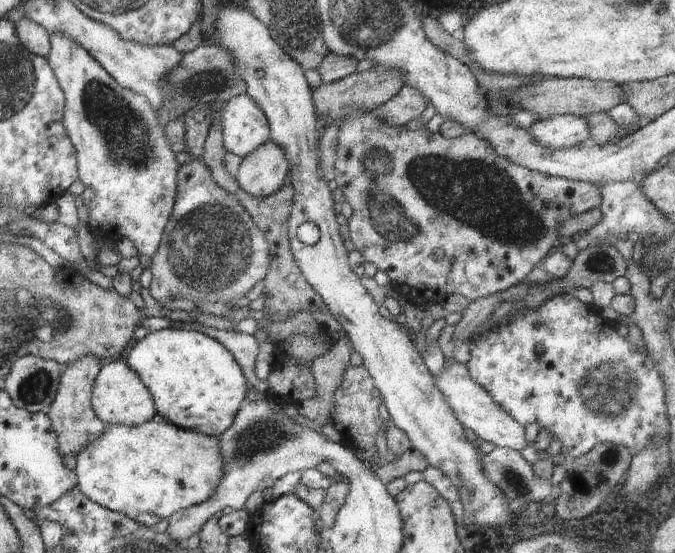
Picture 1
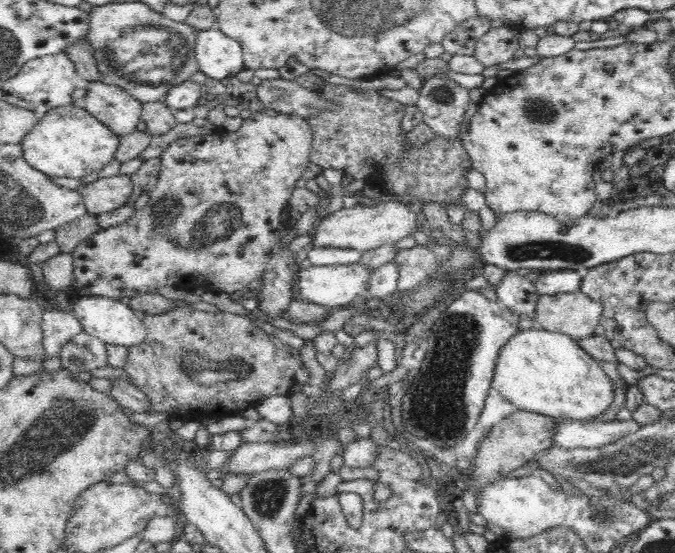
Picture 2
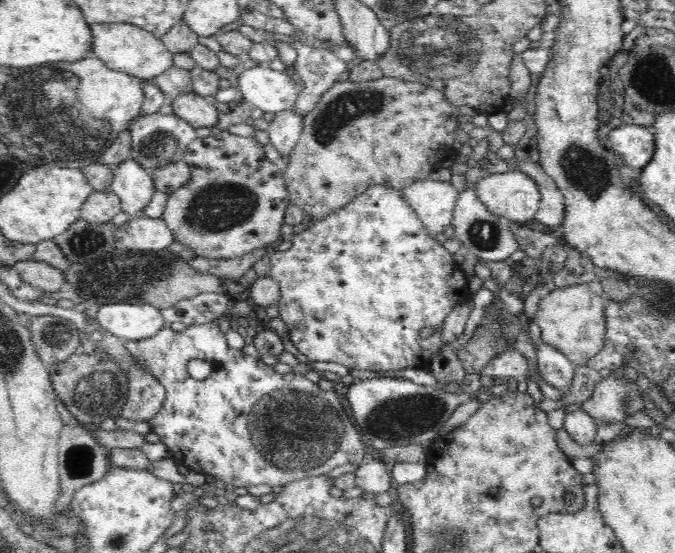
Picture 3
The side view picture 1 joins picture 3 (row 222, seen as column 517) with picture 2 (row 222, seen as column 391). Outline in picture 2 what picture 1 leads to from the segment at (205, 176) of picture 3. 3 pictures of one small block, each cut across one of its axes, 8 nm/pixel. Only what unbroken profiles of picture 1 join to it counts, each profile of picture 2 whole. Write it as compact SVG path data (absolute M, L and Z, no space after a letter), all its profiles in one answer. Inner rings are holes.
M270 108L253 113L245 120L243 126L237 132L221 134L208 134L205 136L192 136L180 138L172 142L170 147L162 154L161 170L157 186L150 192L150 200L147 207L135 212L131 219L118 226L111 226L102 229L96 234L90 235L86 240L79 242L78 246L71 252L74 260L74 286L80 297L108 297L126 301L132 296L140 294L156 293L162 286L184 286L184 284L202 284L200 286L212 286L226 293L234 293L236 290L247 289L248 284L255 280L263 279L263 284L259 289L258 309L272 318L286 317L289 304L292 302L293 279L297 276L293 272L295 262L298 262L299 254L292 254L288 246L283 249L278 248L280 240L280 230L284 229L283 211L290 204L290 198L296 188L296 182L302 178L302 174L309 169L310 154L313 148L313 133L305 118L293 114L276 112Z

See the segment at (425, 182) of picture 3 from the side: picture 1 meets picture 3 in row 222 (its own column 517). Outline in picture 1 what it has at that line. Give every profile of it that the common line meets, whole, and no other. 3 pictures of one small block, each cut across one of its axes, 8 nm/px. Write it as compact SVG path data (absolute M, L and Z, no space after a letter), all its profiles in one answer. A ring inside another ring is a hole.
M456 359L445 362L444 369L438 375L433 376L434 384L444 395L448 406L452 409L460 424L477 434L477 438L492 442L497 447L506 447L519 450L528 446L526 442L525 426L522 426L515 418L512 418L494 399L488 391L478 386L469 375L469 370L464 363Z

